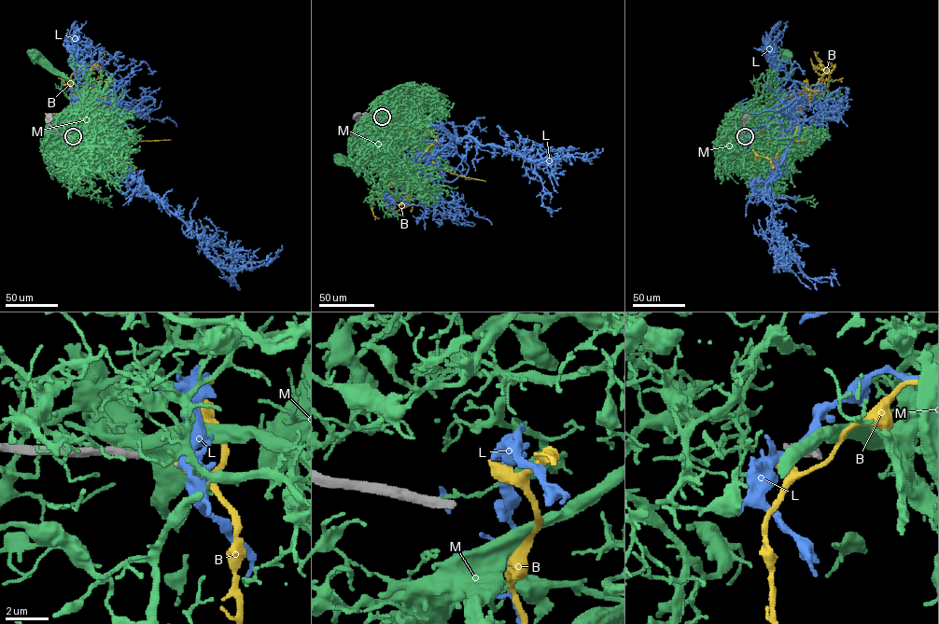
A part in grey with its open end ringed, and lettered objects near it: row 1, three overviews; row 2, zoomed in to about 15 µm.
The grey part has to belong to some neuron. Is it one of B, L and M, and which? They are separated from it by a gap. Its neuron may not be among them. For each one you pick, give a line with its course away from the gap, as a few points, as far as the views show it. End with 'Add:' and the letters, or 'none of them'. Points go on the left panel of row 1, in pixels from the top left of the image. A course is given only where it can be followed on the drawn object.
Add: none of them

